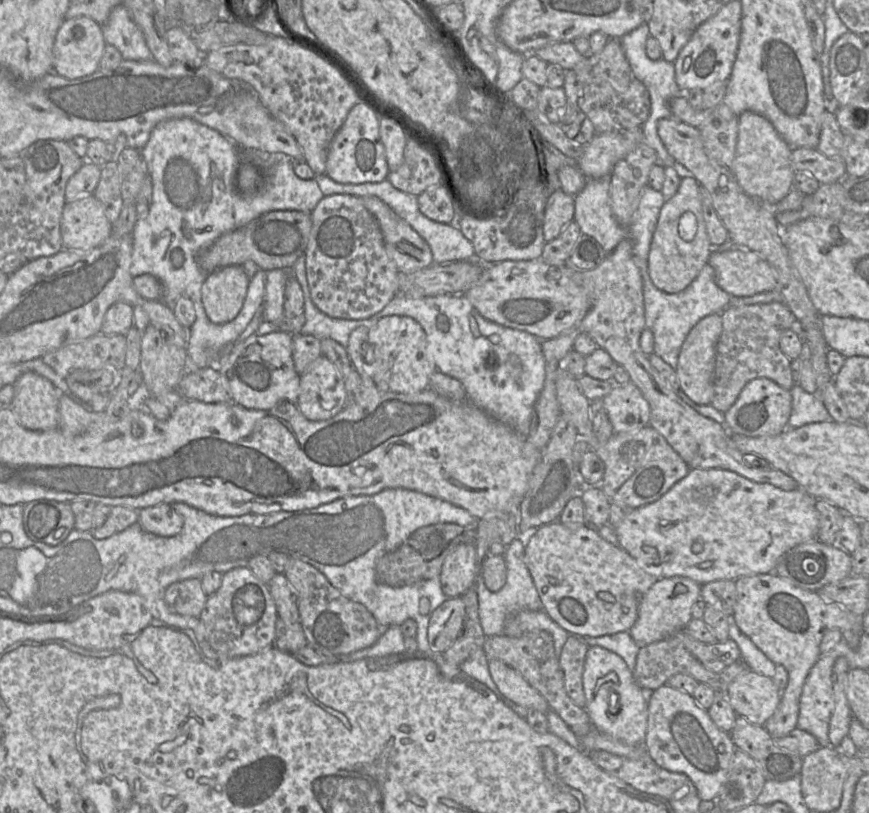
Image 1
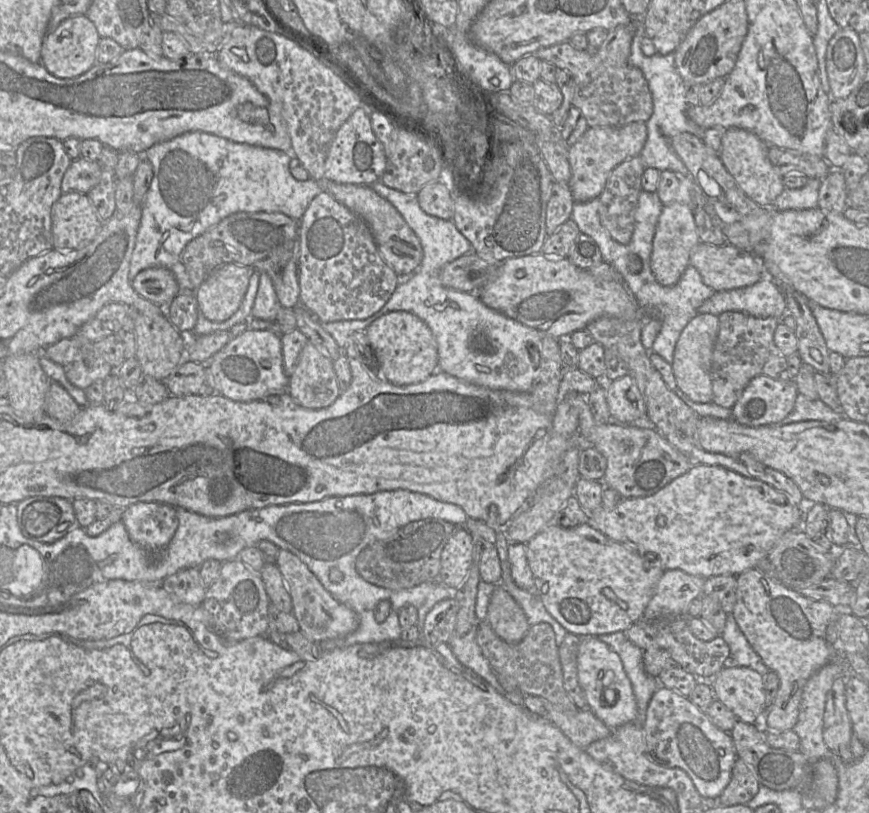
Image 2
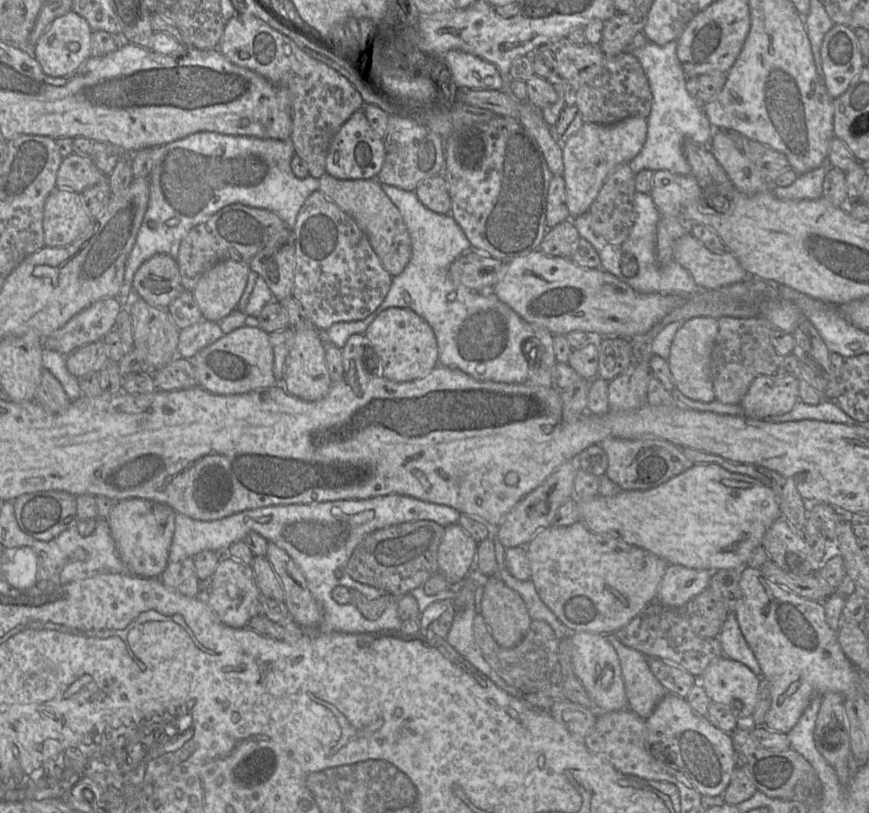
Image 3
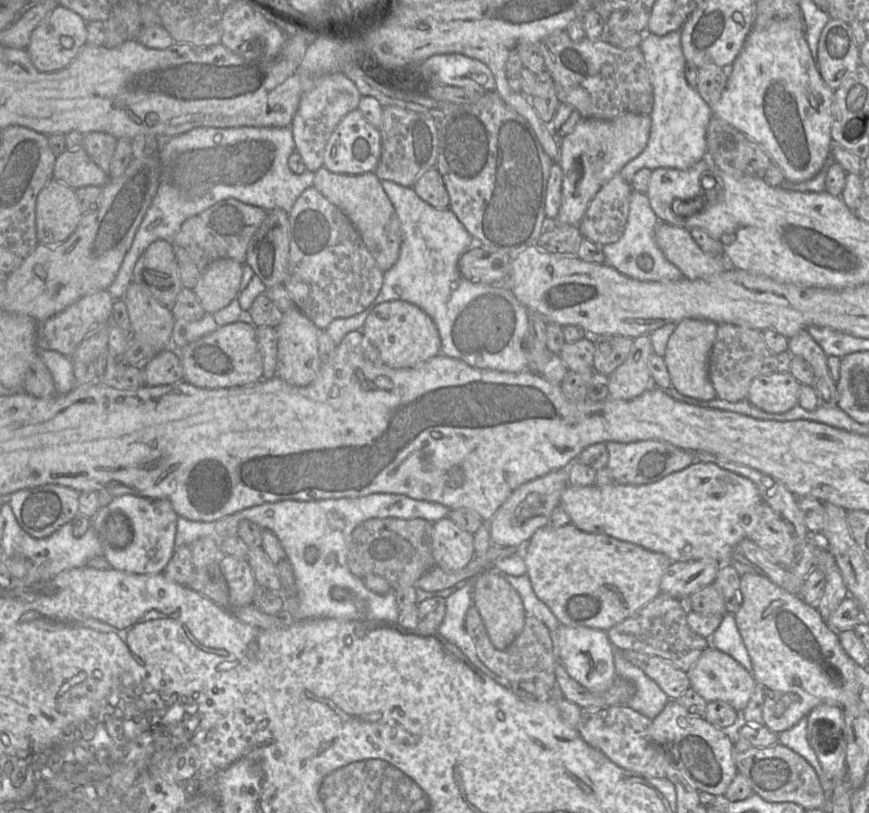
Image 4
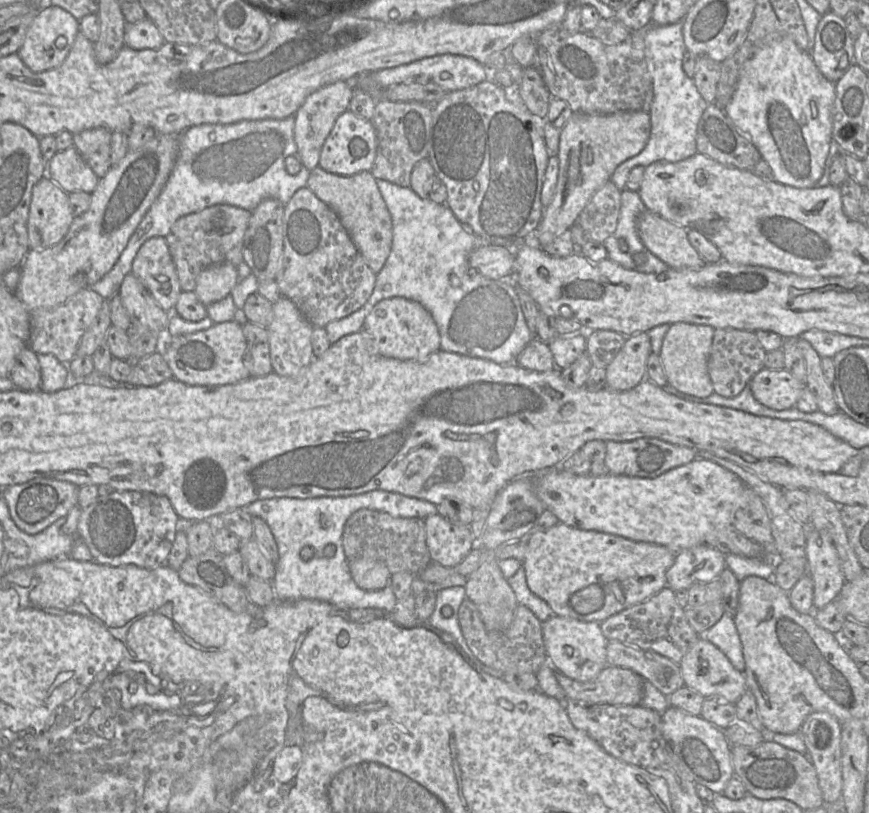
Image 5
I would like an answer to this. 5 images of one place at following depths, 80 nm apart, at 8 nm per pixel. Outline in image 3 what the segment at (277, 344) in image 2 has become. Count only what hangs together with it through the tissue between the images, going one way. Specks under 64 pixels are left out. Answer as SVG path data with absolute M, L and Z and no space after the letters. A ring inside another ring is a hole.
M243 326L224 334L213 344L199 351L190 360L196 371L199 386L220 395L235 395L276 385L274 354L269 334L259 327Z

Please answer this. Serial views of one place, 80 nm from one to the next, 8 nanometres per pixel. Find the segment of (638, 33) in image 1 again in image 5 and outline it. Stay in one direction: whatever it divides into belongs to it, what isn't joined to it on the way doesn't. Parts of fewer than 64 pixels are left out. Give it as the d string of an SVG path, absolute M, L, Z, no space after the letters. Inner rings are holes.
M683 21L668 25L650 24L644 30L645 60L653 84L653 101L650 138L645 148L636 156L620 164L611 176L619 190L626 189L630 171L637 166L649 166L654 162L679 162L697 153L696 134L700 118L708 106L698 92L694 80L683 71L686 46L683 39Z

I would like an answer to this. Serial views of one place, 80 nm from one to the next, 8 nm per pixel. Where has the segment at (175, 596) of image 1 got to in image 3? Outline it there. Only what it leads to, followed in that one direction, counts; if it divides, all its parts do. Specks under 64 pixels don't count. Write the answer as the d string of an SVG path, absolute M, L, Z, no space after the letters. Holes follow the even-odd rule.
M191 557L168 563L160 579L167 588L187 597L201 596L200 580Z

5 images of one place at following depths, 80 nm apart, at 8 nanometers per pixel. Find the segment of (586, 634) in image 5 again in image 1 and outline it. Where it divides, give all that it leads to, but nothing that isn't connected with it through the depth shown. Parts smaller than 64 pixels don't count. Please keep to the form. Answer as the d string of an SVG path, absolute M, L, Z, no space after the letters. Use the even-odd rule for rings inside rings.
M599 646L588 647L582 675L586 710L593 727L627 745L644 745L648 719L648 694L635 682L633 673L617 654Z

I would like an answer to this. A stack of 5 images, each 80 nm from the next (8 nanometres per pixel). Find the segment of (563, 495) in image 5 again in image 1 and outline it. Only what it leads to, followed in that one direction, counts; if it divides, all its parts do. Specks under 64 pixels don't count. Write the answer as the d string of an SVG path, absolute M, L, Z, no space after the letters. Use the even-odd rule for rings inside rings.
M690 469L685 477L675 483L660 499L642 507L628 510L621 523L614 528L620 548L629 553L637 564L648 574L660 579L675 576L686 577L704 585L716 580L736 580L744 576L772 573L778 559L789 549L811 541L817 540L816 535L819 524L819 513L815 507L816 499L801 488L784 491L769 483L751 481L736 472L725 469Z

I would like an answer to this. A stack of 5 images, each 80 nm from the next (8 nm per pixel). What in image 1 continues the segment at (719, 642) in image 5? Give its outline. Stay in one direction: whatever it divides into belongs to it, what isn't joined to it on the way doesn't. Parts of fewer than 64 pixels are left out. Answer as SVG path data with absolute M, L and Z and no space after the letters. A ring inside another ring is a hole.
M732 615L728 616L729 639L736 642L741 660L754 672L772 678L776 665L737 627Z

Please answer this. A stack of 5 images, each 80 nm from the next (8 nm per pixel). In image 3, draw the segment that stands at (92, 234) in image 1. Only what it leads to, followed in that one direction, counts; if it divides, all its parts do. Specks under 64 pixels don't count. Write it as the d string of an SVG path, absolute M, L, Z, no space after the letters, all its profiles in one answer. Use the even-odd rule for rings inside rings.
M56 187L44 205L43 231L47 247L63 247L74 242L92 224L94 218L87 210L81 193Z

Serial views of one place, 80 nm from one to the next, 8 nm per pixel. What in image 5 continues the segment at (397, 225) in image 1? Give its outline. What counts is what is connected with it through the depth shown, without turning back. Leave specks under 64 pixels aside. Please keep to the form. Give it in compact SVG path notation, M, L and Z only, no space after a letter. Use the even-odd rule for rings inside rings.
M317 166L310 171L306 187L336 213L369 268L375 274L380 272L391 251L393 228L390 213L371 172L342 176Z

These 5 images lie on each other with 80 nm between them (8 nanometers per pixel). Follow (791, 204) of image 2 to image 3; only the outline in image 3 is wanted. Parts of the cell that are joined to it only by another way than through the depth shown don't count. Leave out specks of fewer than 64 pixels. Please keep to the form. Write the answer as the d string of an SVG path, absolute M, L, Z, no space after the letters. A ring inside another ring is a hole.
M826 162L815 170L798 175L796 180L787 187L772 186L772 193L781 200L818 199L822 196L823 181L830 168L832 167Z

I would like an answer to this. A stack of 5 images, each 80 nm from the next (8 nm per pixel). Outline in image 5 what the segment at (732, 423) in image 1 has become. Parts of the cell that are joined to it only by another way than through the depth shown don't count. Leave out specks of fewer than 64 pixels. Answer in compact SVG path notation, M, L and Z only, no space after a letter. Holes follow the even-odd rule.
M764 368L750 380L754 398L773 410L786 410L796 405L805 382L785 369Z

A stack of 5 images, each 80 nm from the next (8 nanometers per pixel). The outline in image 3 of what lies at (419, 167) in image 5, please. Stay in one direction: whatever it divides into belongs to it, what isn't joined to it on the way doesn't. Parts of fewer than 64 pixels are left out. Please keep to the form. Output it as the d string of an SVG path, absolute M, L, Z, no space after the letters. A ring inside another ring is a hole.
M441 174L424 179L414 192L419 201L429 210L441 215L451 213L448 185Z

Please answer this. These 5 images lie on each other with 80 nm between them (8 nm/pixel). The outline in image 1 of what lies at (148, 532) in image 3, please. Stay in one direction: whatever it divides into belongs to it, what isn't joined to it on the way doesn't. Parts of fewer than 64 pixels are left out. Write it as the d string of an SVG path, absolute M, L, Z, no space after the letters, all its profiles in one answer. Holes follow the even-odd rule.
M159 504L138 510L138 524L147 532L171 537L179 534L184 520L171 504Z

